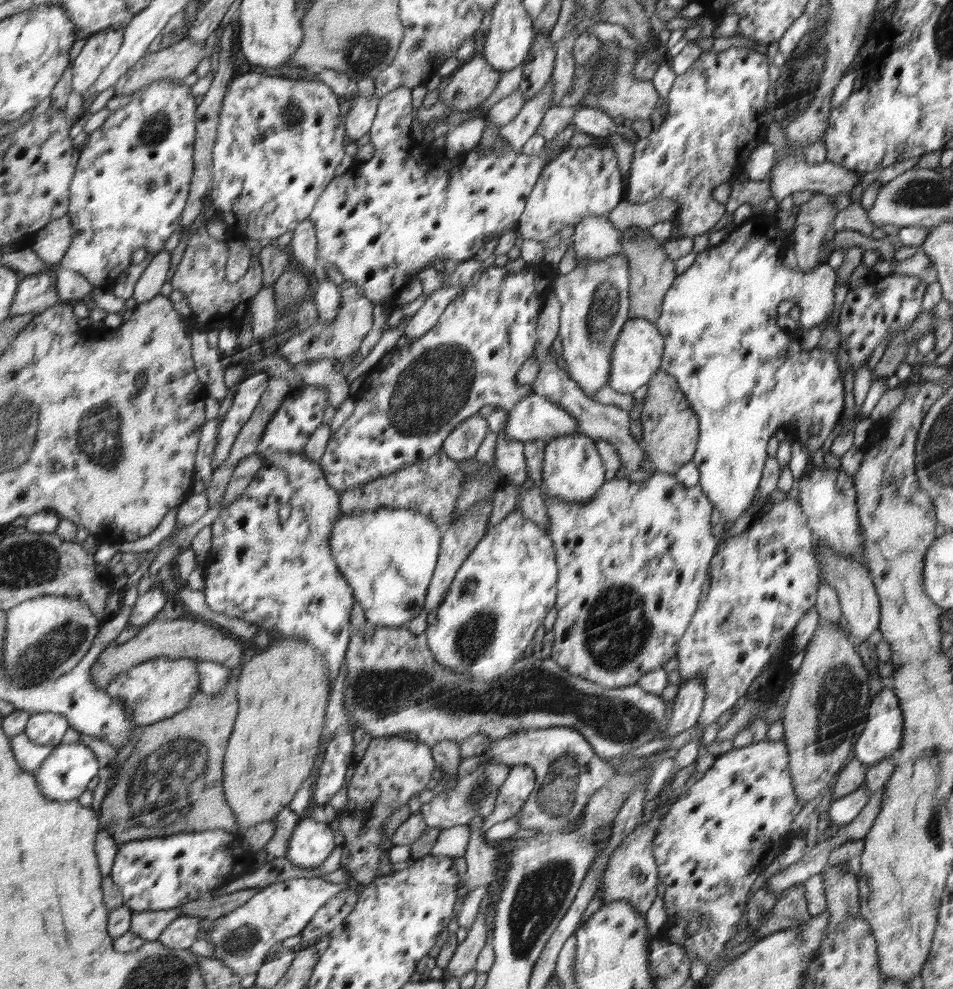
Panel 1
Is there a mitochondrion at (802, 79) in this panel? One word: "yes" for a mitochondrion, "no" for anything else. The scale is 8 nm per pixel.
yes

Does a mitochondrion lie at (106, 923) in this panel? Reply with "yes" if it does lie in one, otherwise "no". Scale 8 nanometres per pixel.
no

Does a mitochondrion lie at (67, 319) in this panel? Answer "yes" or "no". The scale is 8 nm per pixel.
no

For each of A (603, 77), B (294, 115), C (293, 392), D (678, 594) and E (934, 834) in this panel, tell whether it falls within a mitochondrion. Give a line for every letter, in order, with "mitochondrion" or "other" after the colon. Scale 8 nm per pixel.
A: mitochondrion
B: mitochondrion
C: other
D: other
E: mitochondrion

